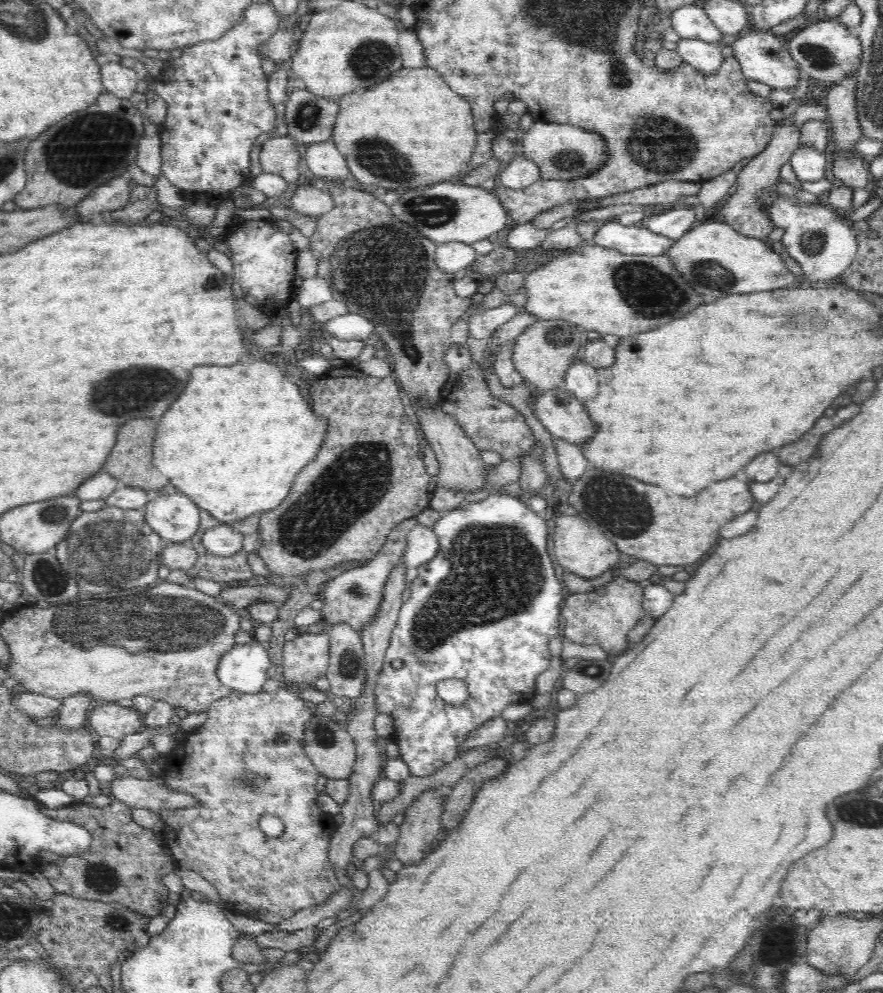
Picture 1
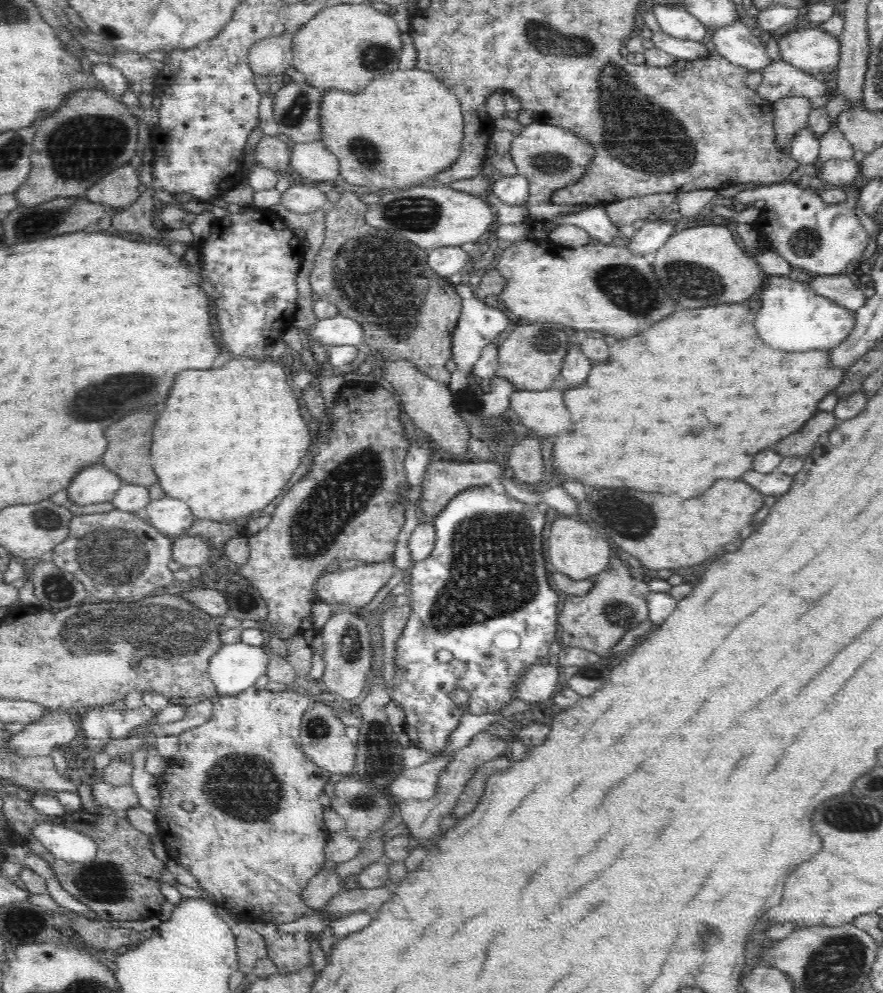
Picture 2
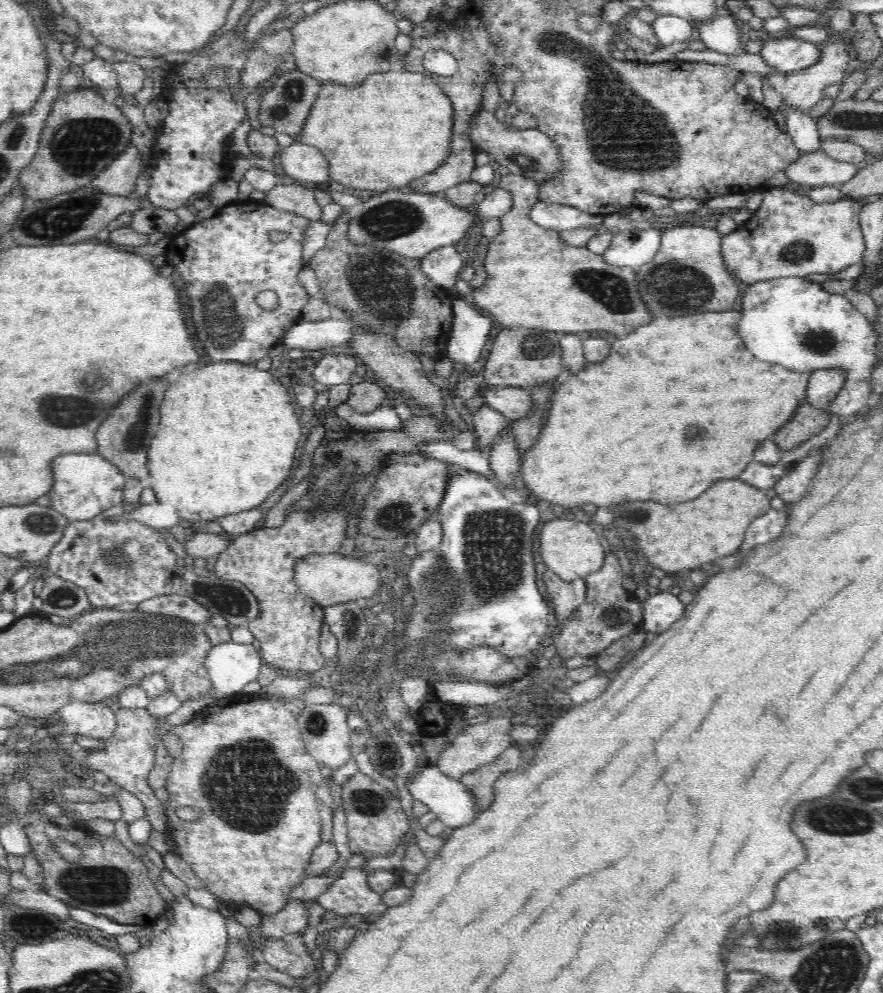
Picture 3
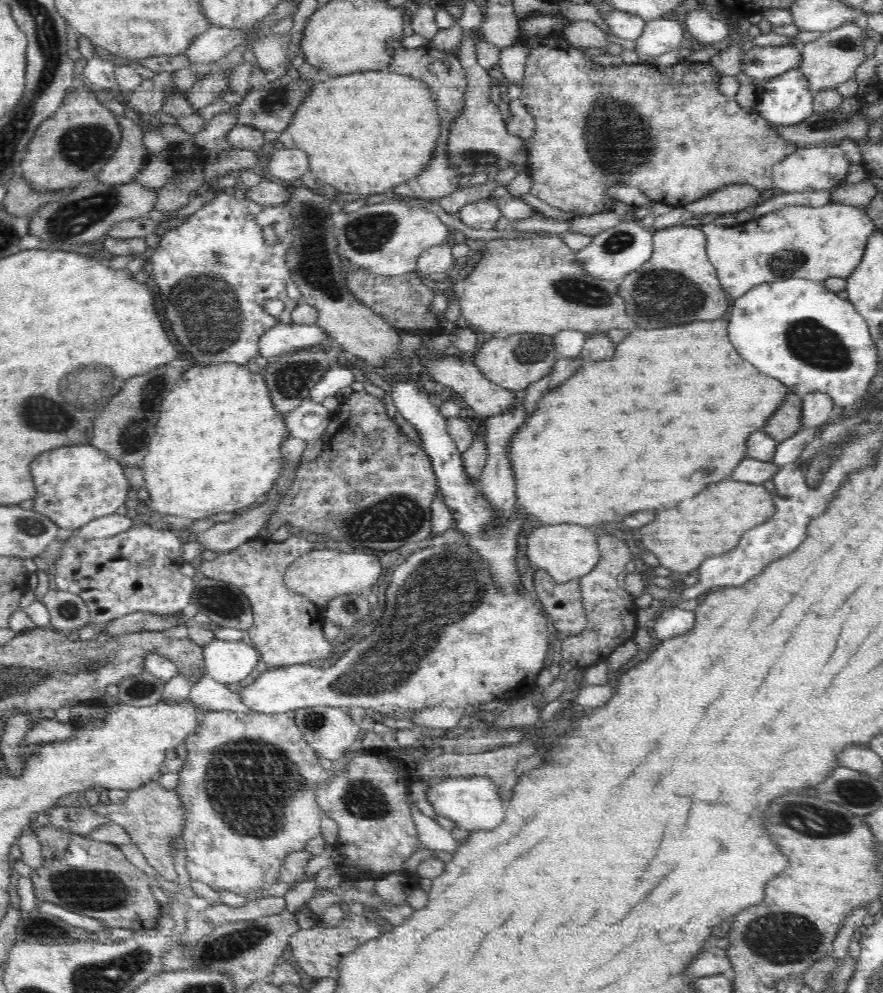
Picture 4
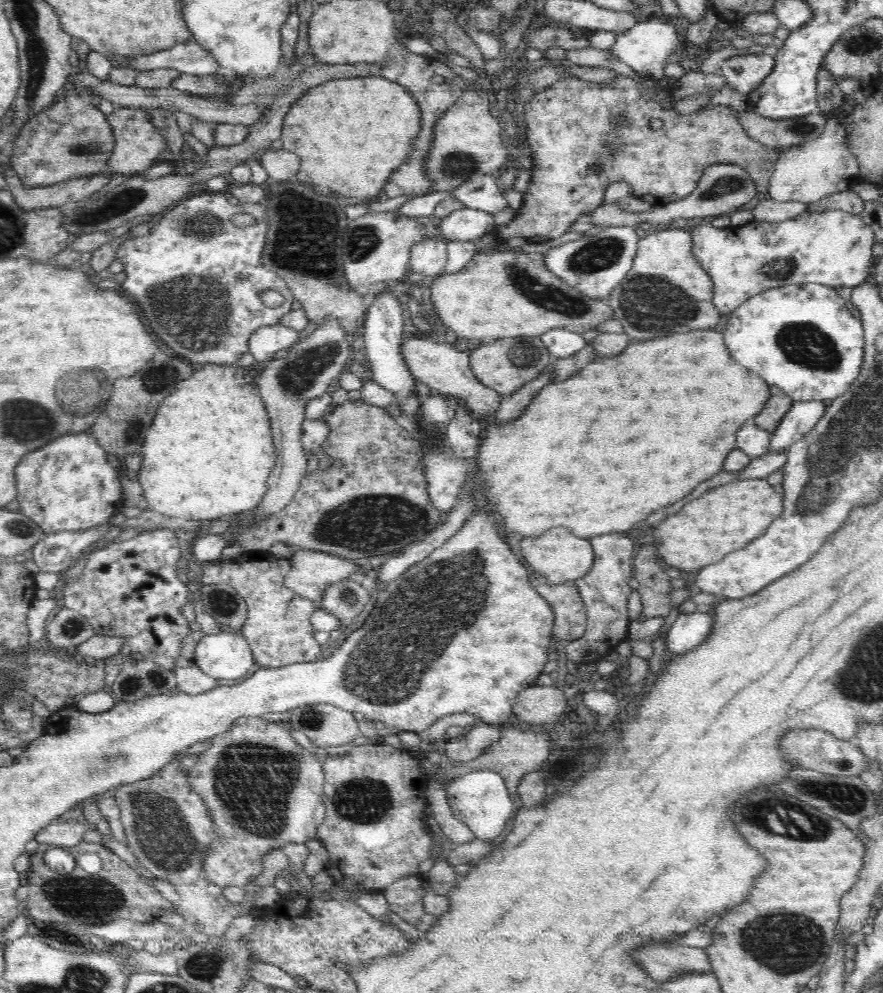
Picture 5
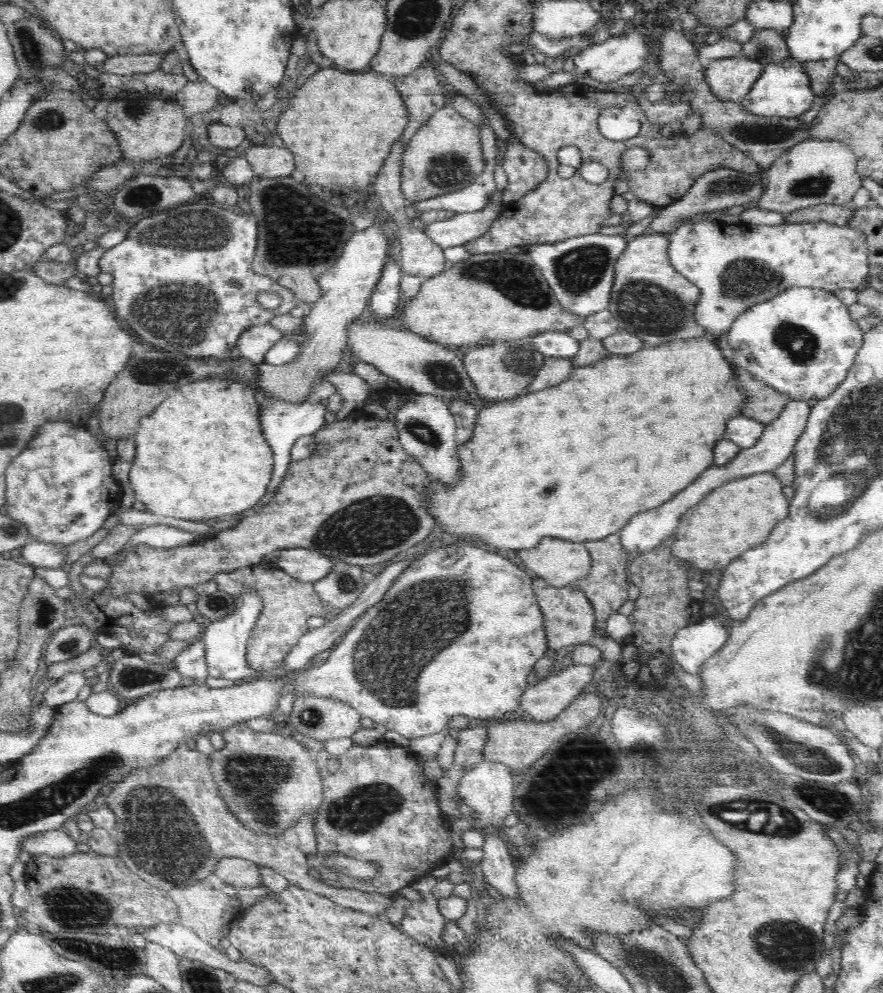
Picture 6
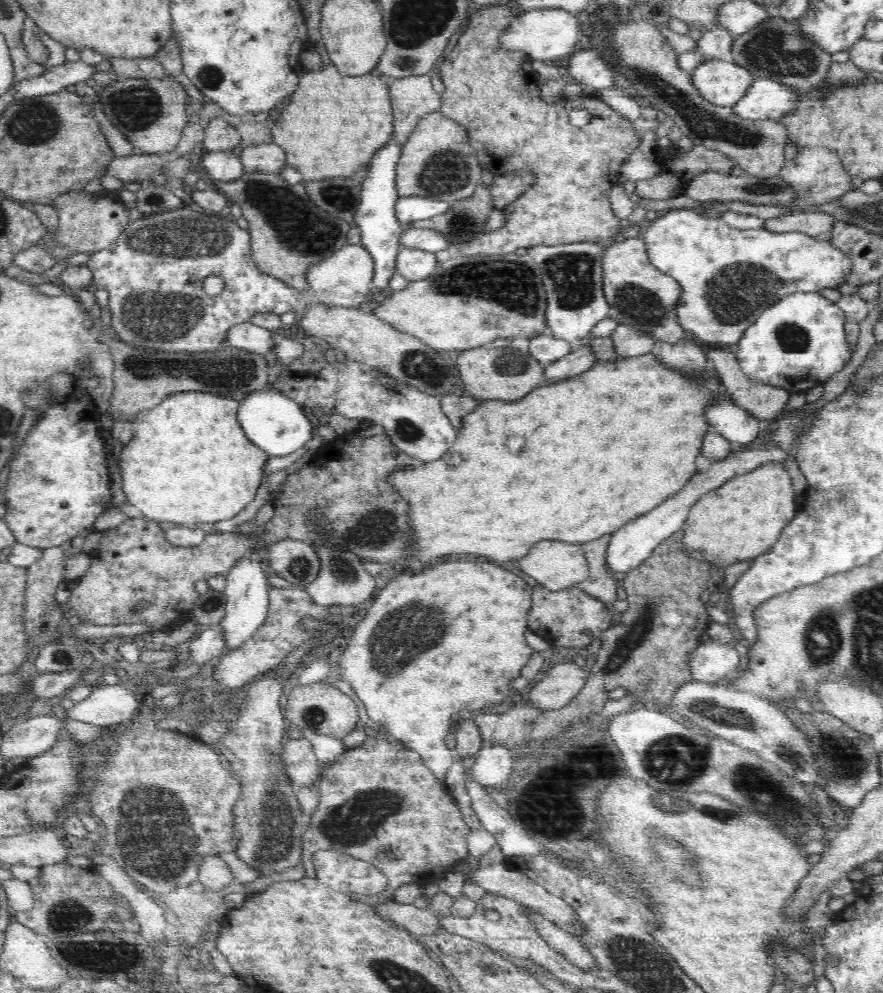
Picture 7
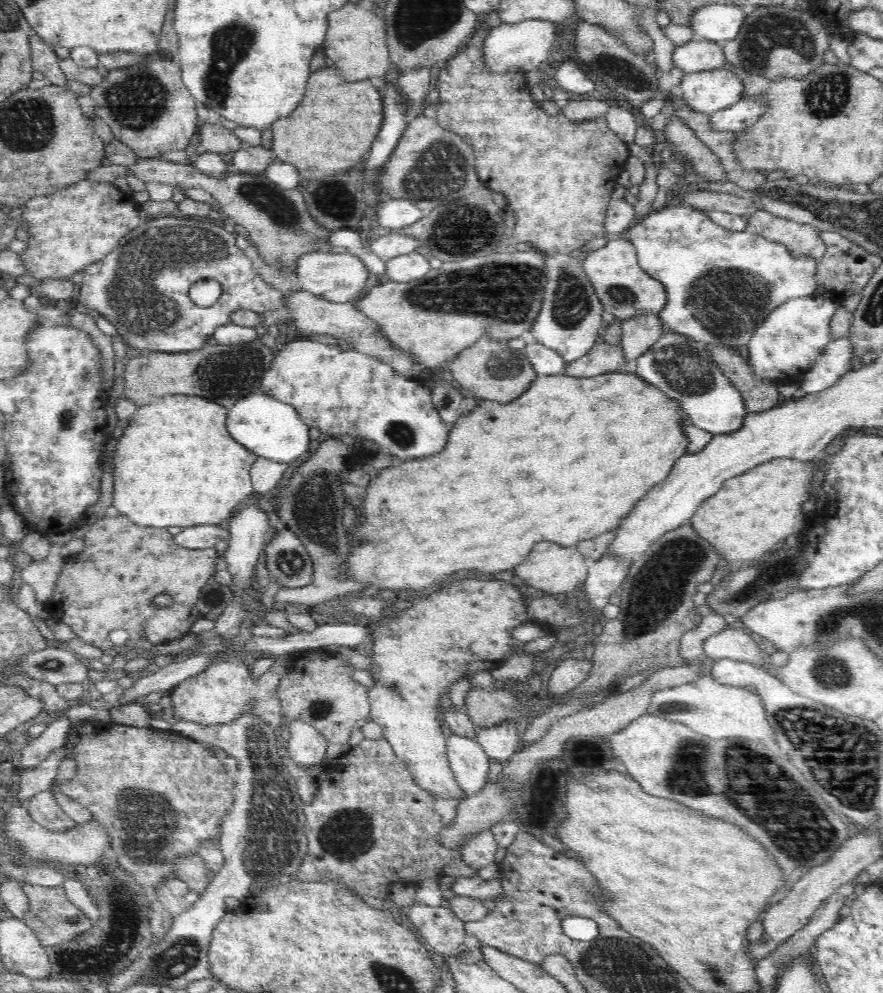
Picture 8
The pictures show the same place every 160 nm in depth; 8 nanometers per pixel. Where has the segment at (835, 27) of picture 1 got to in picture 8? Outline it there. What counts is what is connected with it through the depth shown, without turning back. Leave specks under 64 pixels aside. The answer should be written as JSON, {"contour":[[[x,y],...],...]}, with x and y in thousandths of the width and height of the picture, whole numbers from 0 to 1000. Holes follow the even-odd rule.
{"contour":[[[817,67],[776,75],[766,92],[786,113],[806,115],[834,105],[843,88],[834,75]]]}

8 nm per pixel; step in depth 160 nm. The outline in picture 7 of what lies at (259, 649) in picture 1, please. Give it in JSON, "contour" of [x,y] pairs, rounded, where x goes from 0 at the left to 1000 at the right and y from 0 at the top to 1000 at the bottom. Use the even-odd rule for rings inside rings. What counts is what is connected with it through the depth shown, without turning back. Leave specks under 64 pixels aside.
{"contour":[[[276,561],[255,578],[256,588],[254,598],[256,601],[255,620],[249,626],[256,644],[256,655],[270,653],[279,647],[302,623],[306,610],[305,588],[301,587],[302,579],[291,565],[283,561]]]}

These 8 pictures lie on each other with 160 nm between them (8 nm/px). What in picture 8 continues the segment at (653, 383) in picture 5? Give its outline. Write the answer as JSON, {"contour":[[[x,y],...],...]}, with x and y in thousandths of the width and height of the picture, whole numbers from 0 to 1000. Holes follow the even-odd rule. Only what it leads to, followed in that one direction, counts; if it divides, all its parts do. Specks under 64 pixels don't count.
{"contour":[[[701,375],[664,381],[646,380],[639,377],[609,380],[590,399],[579,405],[542,404],[537,414],[522,419],[510,429],[503,453],[486,460],[451,465],[433,473],[424,484],[419,484],[409,510],[412,524],[399,532],[399,540],[401,540],[399,554],[391,562],[393,584],[413,588],[420,597],[429,597],[437,592],[451,595],[482,594],[482,592],[503,588],[507,582],[512,582],[514,576],[521,576],[521,574],[559,578],[559,576],[583,572],[596,564],[604,550],[614,544],[625,545],[634,550],[646,550],[676,541],[678,538],[695,535],[704,522],[715,517],[718,509],[721,509],[734,493],[757,481],[767,463],[775,459],[775,456],[779,456],[779,442],[771,428],[775,421],[775,417],[768,410],[768,404],[759,404],[745,391],[732,387],[718,377],[702,377]]]}

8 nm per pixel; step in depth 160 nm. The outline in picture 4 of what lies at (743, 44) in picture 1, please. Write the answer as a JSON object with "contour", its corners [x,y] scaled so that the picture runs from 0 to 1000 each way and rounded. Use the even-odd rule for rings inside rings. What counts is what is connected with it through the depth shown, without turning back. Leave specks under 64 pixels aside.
{"contour":[[[798,9],[781,11],[777,16],[777,28],[786,39],[793,43],[805,43],[809,46],[820,46],[826,40],[824,25],[819,19],[811,19]]]}

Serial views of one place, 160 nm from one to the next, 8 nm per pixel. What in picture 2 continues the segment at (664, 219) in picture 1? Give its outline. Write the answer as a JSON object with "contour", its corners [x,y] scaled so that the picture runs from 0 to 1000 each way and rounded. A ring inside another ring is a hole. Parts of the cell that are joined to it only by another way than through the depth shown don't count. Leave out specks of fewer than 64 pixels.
{"contour":[[[733,221],[732,225],[712,240],[709,249],[716,256],[740,256],[762,238],[763,228],[764,224],[761,223]]]}

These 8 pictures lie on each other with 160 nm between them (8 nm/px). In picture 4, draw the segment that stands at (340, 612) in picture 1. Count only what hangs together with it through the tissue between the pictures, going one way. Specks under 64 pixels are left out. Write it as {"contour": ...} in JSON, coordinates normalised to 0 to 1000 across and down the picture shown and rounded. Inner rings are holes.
{"contour":[[[385,551],[361,552],[343,558],[328,567],[320,586],[335,597],[347,600],[354,608],[367,614],[381,601],[394,597],[416,597],[425,594],[430,586],[433,570],[424,562],[410,554],[390,554]]]}

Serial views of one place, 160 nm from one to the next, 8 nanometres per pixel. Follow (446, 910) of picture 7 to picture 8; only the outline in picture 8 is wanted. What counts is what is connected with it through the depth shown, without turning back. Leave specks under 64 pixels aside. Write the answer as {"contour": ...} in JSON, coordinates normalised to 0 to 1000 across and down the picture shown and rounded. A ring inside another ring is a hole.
{"contour":[[[469,909],[460,917],[459,926],[485,956],[502,965],[521,966],[525,953],[533,948],[525,927],[510,914]]]}

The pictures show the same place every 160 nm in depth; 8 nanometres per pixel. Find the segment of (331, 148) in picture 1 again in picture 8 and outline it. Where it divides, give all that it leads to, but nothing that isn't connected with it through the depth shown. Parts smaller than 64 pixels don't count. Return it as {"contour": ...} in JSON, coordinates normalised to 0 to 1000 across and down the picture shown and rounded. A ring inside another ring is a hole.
{"contour":[[[277,145],[264,155],[260,173],[293,177],[305,165],[308,165],[310,160],[313,158],[308,150],[301,150],[297,146]]]}

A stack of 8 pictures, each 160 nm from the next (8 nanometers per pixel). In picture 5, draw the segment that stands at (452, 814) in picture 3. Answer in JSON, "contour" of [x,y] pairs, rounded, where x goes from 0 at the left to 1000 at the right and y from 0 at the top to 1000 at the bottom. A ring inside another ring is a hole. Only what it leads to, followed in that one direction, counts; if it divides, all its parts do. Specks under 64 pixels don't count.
{"contour":[[[546,774],[519,780],[507,787],[506,807],[513,822],[548,849],[559,848],[582,821],[584,803],[573,794],[570,783],[556,775]]]}

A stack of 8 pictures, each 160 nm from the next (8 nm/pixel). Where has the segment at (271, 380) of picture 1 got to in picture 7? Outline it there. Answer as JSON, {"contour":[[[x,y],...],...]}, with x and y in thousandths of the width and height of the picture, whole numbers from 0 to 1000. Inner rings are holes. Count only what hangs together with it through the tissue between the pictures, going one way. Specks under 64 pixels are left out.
{"contour":[[[206,394],[183,403],[174,412],[152,419],[149,441],[139,449],[135,459],[143,506],[154,510],[170,525],[199,526],[199,529],[212,531],[258,524],[283,510],[306,459],[279,441],[268,424],[270,411],[270,405],[260,401]]]}

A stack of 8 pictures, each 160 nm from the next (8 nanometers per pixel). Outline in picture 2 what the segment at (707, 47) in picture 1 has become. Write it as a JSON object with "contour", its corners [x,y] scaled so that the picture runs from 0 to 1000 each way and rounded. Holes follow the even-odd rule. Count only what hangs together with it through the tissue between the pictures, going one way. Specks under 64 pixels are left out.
{"contour":[[[750,31],[740,32],[734,45],[753,50],[767,59],[790,60],[802,56],[802,50],[794,41],[763,38]]]}

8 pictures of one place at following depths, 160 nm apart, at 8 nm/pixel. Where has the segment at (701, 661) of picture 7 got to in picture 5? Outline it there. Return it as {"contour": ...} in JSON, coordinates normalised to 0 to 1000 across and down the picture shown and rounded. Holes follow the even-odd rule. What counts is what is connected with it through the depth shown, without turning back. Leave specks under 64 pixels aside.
{"contour":[[[788,615],[785,618],[769,617],[764,626],[755,636],[755,652],[763,658],[772,659],[790,651],[801,642],[805,632],[804,617],[793,618]]]}

